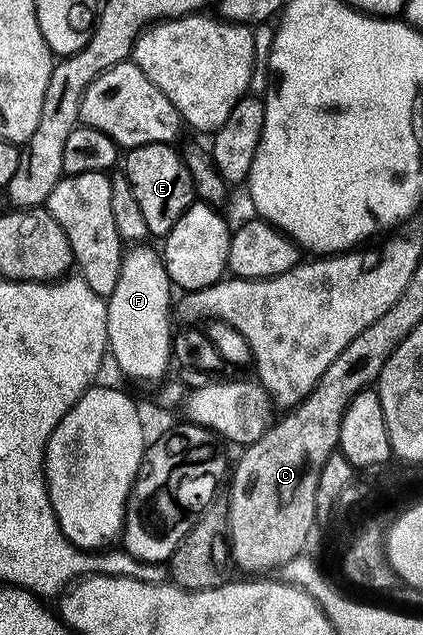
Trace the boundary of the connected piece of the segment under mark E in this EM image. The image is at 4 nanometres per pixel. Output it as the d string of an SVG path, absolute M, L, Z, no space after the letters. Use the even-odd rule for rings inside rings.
M168 142L144 144L129 147L124 154L124 173L128 184L132 184L132 196L136 196L136 204L144 211L148 235L156 236L158 240L165 239L166 234L176 228L176 220L180 220L196 200L192 172L188 172L186 161L174 149Z

